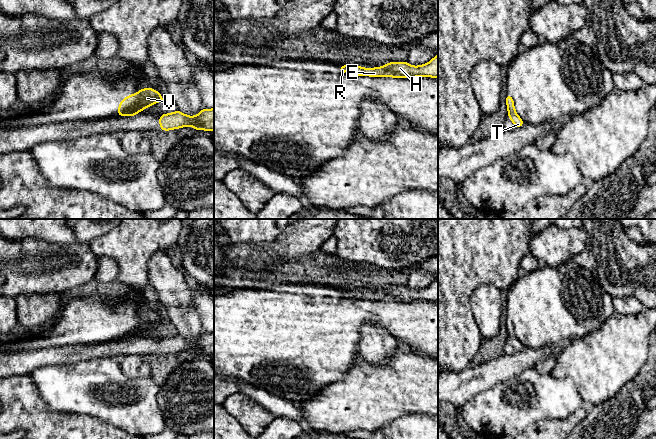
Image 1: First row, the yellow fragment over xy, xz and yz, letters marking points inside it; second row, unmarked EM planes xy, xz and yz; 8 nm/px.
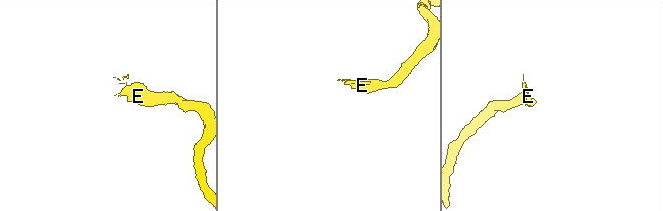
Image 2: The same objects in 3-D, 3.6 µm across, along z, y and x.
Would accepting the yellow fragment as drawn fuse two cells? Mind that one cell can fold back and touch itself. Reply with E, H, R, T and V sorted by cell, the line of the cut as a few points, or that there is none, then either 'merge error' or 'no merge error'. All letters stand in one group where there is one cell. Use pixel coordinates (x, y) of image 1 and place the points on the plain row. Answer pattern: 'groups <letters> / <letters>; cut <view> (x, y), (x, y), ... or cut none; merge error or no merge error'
groups E H R T V; cut none; no merge error

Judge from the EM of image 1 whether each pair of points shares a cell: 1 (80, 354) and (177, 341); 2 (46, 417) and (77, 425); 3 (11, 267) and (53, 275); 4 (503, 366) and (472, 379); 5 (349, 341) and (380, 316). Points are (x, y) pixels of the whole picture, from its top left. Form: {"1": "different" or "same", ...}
{"1": "same", "2": "same", "3": "same", "4": "same", "5": "same"}

